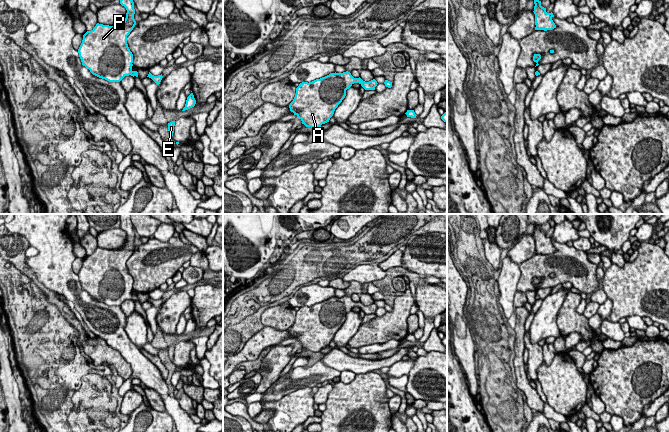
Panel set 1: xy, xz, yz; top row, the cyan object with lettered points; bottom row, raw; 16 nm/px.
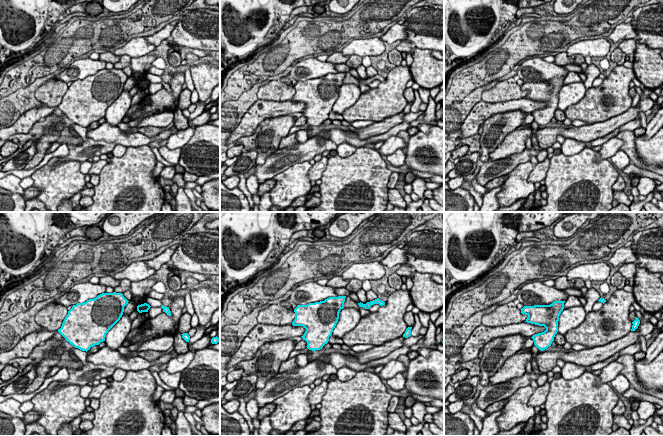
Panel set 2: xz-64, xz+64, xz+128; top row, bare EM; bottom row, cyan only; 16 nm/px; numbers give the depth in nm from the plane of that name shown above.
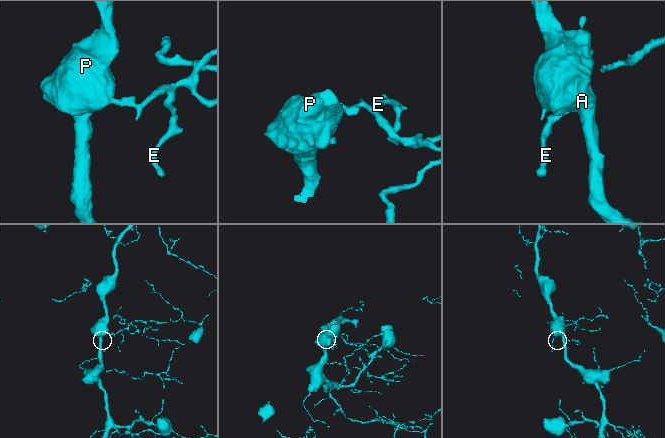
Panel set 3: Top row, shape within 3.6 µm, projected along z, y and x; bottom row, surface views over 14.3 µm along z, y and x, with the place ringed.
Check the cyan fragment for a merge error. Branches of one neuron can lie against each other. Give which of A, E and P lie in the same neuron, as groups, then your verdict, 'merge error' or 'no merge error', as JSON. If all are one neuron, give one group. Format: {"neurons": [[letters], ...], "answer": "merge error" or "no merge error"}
{"neurons": [["A", "E", "P"]], "answer": "no merge error"}

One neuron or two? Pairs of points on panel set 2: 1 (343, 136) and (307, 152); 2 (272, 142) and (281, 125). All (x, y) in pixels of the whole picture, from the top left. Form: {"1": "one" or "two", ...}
{"1": "two", "2": "one"}

